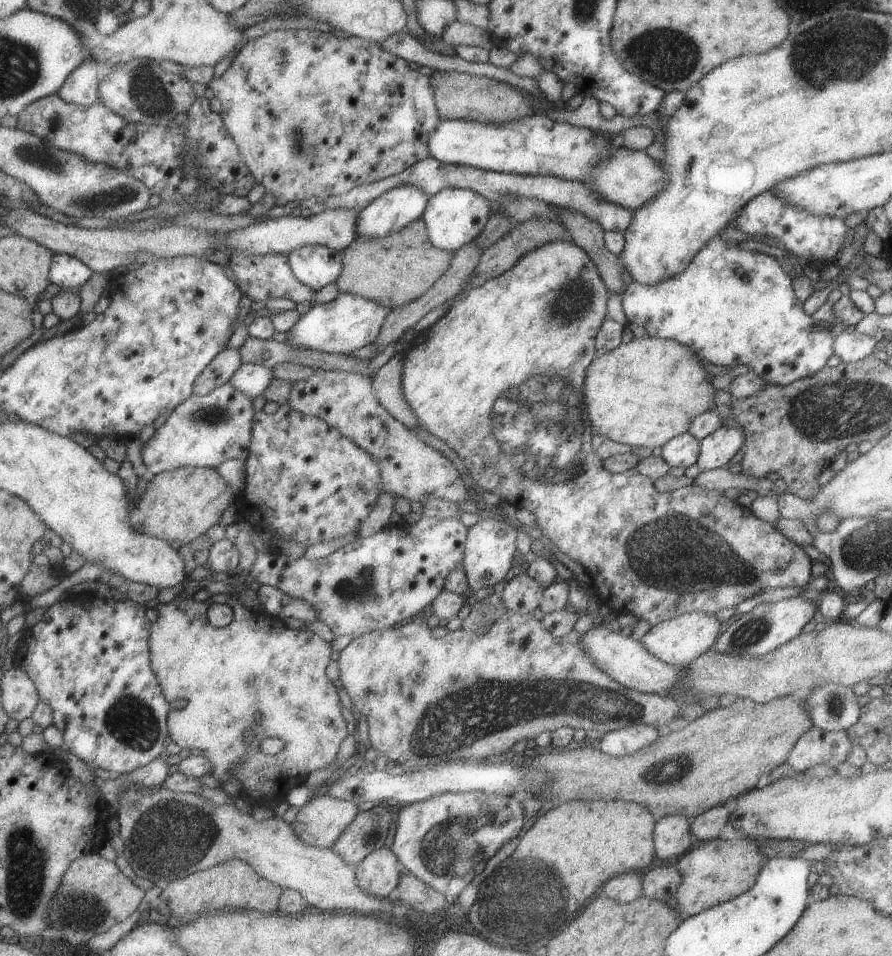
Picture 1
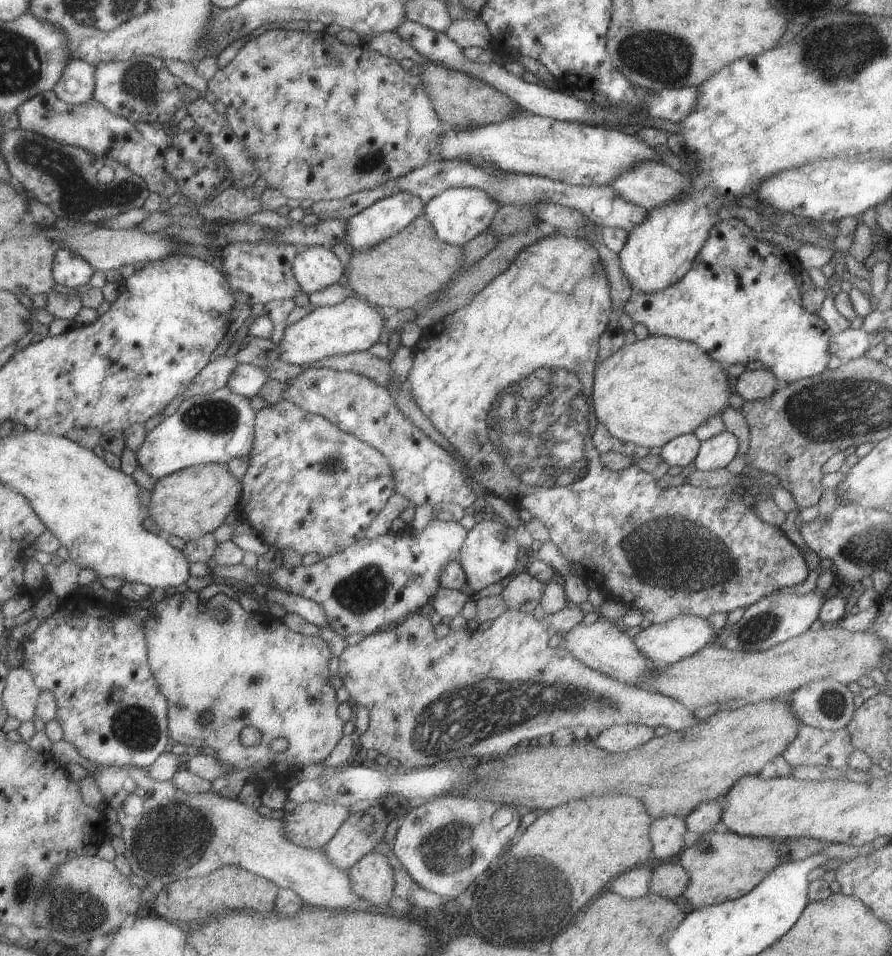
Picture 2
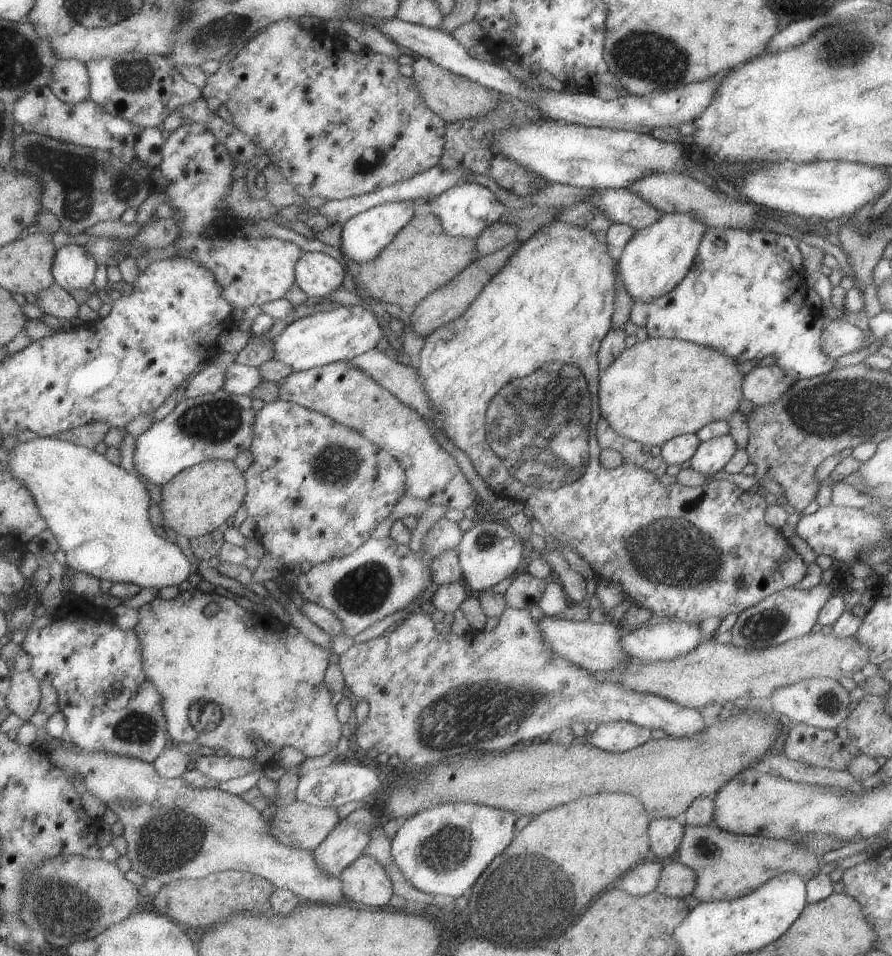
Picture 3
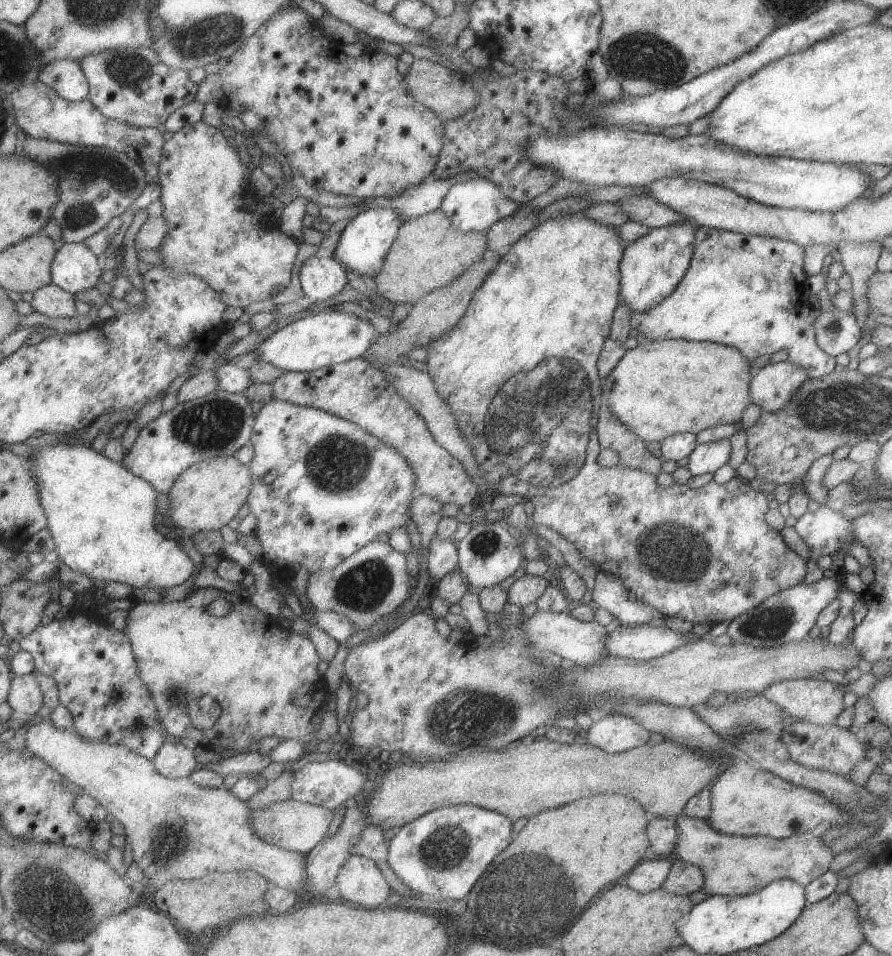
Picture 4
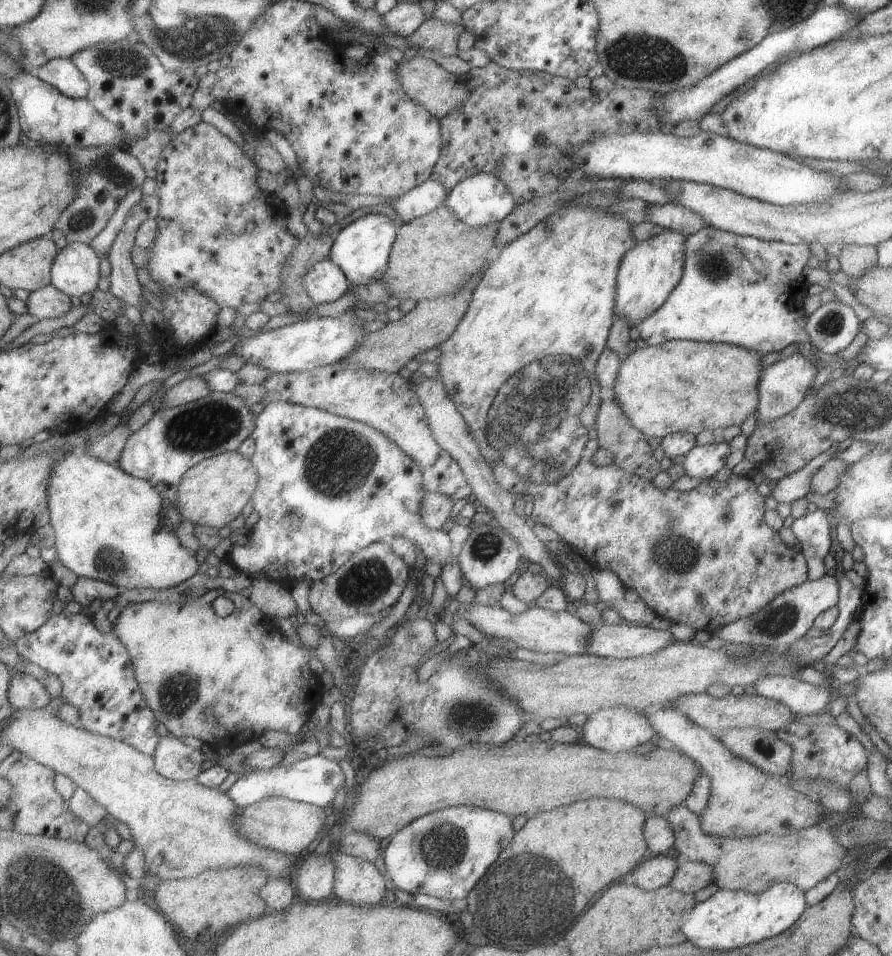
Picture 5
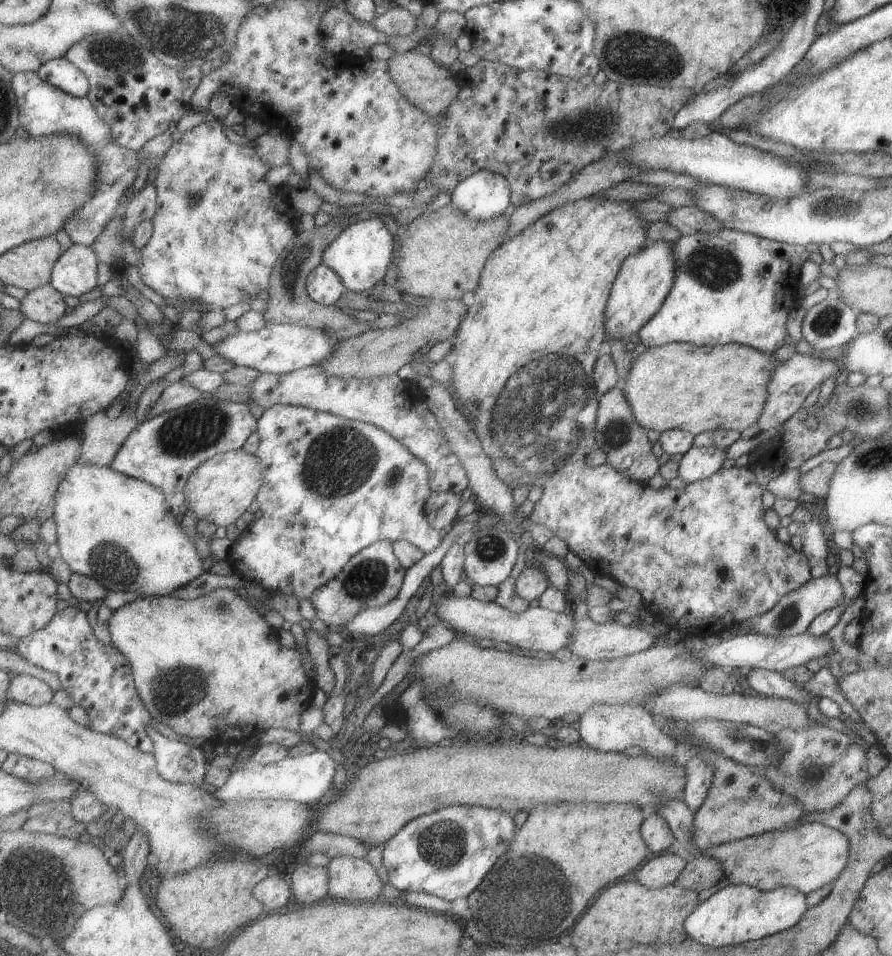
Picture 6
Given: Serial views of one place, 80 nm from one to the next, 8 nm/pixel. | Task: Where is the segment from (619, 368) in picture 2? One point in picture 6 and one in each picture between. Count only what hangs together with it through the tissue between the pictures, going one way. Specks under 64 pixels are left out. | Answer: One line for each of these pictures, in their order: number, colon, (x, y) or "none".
3: (659, 388)
4: (657, 389)
5: (684, 386)
6: (675, 386)

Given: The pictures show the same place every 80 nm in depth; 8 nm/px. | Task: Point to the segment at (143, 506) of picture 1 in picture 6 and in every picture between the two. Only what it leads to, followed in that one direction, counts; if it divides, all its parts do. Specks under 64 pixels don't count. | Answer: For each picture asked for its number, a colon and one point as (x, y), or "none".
2: (193, 501)
3: (197, 500)
4: (206, 495)
5: (212, 493)
6: (220, 489)

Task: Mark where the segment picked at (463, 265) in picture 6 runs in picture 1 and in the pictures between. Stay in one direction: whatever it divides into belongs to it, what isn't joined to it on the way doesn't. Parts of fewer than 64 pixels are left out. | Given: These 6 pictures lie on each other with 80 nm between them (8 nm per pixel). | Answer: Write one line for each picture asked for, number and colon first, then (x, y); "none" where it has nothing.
1: (393, 270)
2: (403, 270)
3: (421, 257)
4: (428, 252)
5: (433, 255)

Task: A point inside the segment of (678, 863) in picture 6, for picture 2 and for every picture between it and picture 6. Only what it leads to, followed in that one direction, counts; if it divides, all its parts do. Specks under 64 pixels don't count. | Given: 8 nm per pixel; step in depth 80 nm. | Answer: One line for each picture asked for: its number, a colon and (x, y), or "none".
2: (634, 883)
3: (642, 878)
4: (647, 875)
5: (655, 872)

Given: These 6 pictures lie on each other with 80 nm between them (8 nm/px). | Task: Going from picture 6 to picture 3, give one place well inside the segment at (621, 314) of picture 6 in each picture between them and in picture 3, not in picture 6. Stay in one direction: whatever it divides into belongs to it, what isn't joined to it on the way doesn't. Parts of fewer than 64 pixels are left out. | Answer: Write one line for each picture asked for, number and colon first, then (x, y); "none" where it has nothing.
3: (655, 260)
4: (650, 268)
5: (647, 273)

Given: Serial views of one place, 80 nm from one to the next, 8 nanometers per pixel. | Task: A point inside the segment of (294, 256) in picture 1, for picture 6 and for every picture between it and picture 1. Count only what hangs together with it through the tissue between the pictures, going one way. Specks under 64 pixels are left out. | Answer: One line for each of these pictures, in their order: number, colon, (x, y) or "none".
2: (315, 267)
3: (317, 274)
4: (320, 278)
5: (324, 282)
6: (323, 286)

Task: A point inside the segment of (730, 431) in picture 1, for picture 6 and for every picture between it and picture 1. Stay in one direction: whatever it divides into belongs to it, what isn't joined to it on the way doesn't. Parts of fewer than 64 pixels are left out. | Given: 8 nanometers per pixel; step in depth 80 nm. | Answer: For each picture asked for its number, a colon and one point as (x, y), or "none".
2: (714, 453)
3: (710, 456)
4: (706, 457)
5: (702, 461)
6: (697, 463)

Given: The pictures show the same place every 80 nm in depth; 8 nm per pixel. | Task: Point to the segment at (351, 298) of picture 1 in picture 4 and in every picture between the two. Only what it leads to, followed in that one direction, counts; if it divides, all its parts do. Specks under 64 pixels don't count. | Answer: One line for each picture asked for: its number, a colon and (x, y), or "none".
2: (353, 325)
3: (321, 338)
4: (325, 338)

